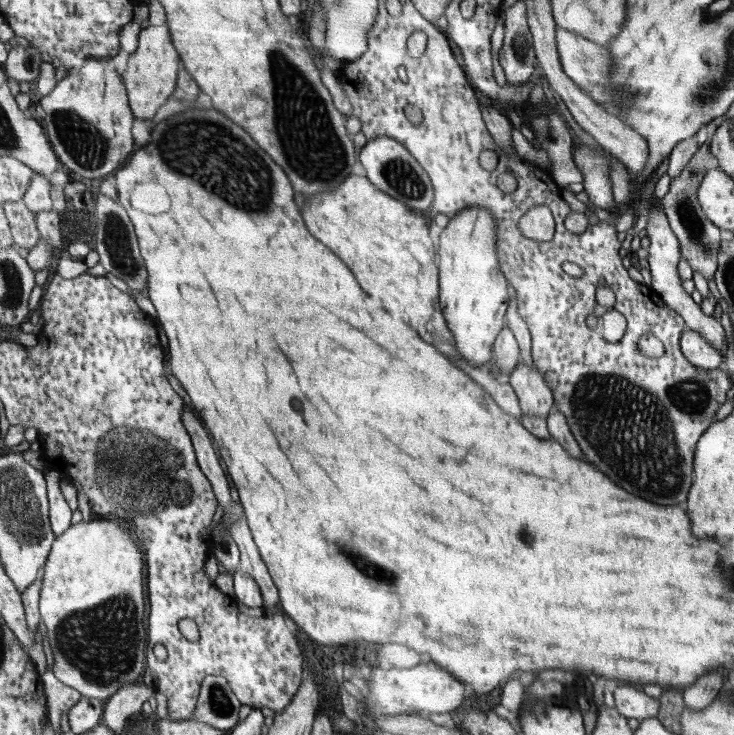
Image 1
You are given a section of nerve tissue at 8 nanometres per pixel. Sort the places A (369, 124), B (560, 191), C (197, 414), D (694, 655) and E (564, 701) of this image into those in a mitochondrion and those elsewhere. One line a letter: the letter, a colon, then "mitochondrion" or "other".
A: other
B: other
C: other
D: other
E: other

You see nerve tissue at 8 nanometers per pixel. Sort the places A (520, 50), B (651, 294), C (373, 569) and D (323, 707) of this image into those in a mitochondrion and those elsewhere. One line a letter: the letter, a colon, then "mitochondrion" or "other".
A: mitochondrion
B: other
C: mitochondrion
D: other

